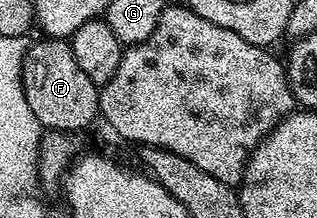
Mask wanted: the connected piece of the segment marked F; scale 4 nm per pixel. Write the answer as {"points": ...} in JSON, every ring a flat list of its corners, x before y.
{"points":[[39,39,28,46,22,63,22,87,34,119,48,131,75,134,92,120,97,120,100,108,98,86,78,67,71,44,64,39]]}

